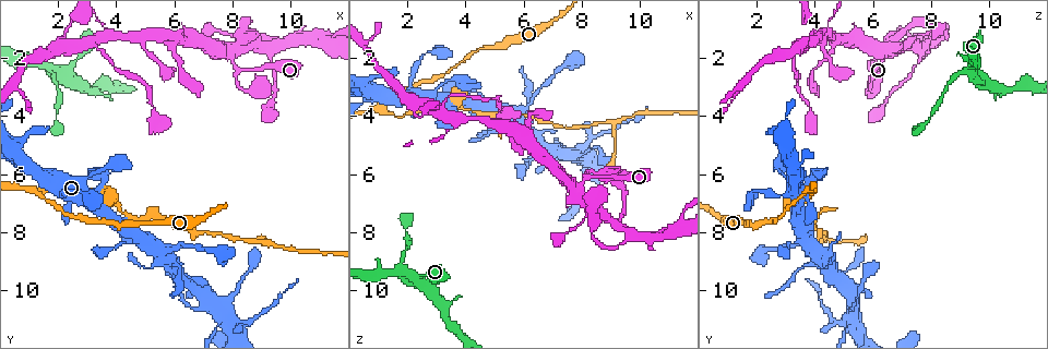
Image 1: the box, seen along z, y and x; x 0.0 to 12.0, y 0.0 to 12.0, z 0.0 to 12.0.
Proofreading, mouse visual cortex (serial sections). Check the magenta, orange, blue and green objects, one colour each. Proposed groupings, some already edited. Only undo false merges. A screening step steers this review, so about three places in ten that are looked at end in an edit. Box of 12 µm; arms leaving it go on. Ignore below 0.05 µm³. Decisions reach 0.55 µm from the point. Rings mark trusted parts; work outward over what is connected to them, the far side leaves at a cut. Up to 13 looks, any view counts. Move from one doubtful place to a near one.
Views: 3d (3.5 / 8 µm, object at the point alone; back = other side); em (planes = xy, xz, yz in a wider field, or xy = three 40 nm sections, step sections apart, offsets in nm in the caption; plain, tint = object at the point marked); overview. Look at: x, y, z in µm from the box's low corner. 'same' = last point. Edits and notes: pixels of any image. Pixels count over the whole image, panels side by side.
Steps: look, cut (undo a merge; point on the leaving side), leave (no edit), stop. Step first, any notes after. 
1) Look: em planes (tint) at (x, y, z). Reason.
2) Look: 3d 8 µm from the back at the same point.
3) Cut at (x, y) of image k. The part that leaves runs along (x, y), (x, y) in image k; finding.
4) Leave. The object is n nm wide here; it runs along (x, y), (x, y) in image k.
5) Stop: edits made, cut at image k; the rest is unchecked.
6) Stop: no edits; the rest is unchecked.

Look: 3d 8 µm at (8.2, 2.5, 6.1). Three-way junction.

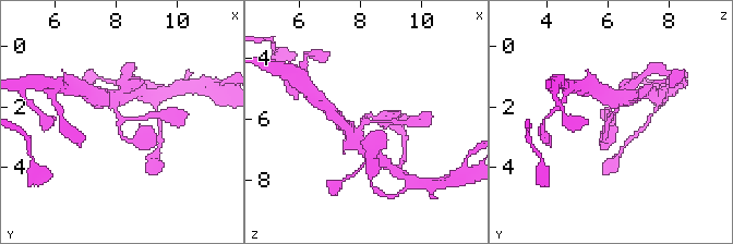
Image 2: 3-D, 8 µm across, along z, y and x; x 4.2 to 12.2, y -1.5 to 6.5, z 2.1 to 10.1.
Look: 3d 3.5 µm at (8.1, 2.4, 6.0).

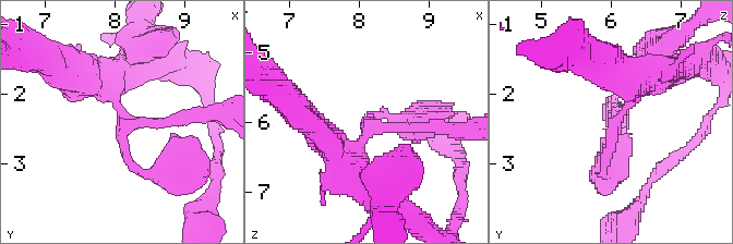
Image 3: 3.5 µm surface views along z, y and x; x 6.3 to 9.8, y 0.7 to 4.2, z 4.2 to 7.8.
Look: em xy step 1 (tint) at (8.15, 2.40, 6.05). Shape alone is not enough.

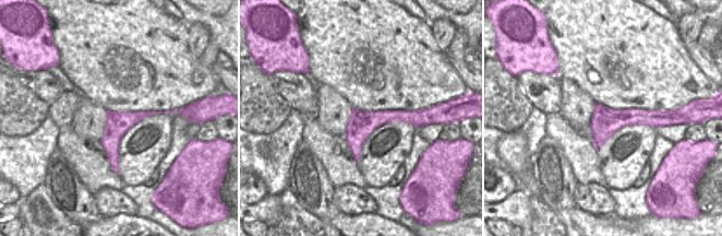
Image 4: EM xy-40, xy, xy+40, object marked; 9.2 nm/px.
Leave. 3 arms meet here; the arms are 150, 150, 250 nm wide; it runs along (418, 125), (381, 117), (348, 139) in image 4; one cell here.

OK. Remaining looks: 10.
Look: 3d 3.5 µm at (3.1, 1.4, 3.9). Side arm on a straight run.

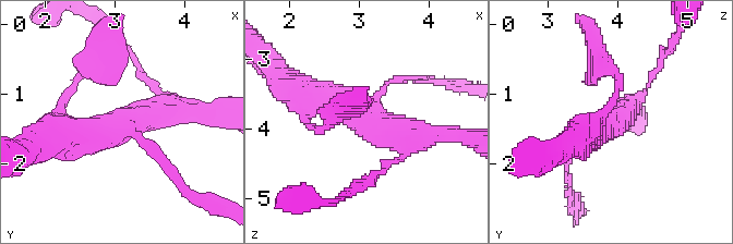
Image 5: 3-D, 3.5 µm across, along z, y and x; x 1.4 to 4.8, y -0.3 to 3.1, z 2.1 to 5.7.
Look: em xy step 5 (plain) at (3.10, 1.45, 3.90). 3 arms meet here; the arms are 150, 350, 400 nm wide; now the EM.

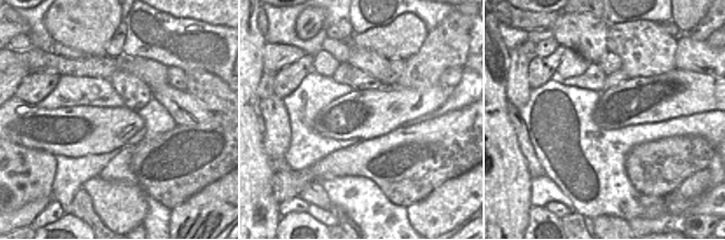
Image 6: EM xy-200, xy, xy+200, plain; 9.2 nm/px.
Look: em xy step 5 (tint) at the same point. Where the object lies.

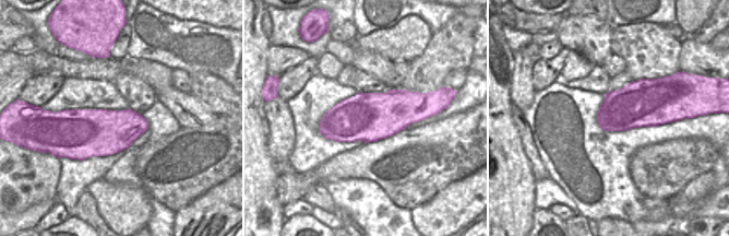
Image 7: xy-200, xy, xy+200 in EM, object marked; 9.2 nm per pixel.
Leave. All the same cell.

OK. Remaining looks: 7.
Look: 3d 3.5 µm at (1.2, 6.5, 3.7).

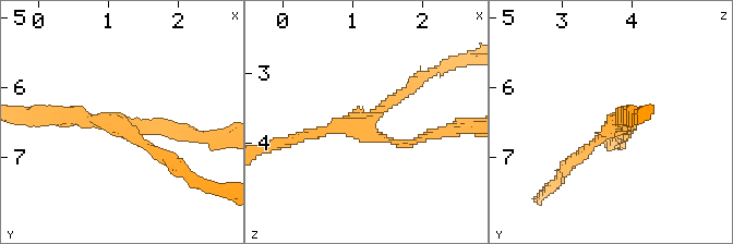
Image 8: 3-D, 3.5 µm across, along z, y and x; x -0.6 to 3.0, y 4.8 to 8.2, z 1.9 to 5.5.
Look: em xy step 1 (tint) at (1.25, 6.55, 3.80). 3 arms meet here; the arms are 150, 150, 150 nm wide.

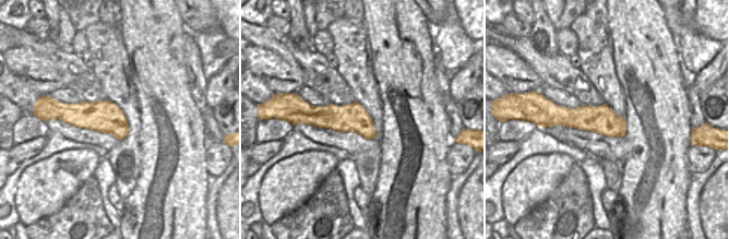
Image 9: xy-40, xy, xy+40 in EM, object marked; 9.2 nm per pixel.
Leave. All the same cell.

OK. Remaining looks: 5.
Look: 3d 3.5 µm from the back at (2.7, 6.5, 1.8). A narrow waist.

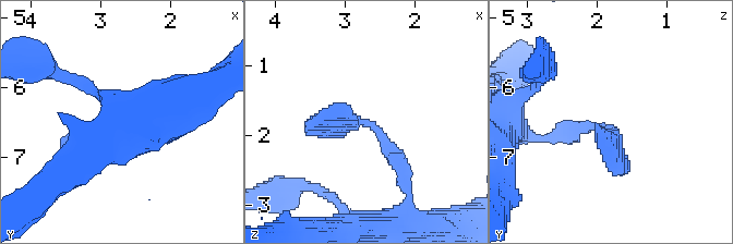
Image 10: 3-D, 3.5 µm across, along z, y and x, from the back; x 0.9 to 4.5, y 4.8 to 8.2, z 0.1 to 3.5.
Look: em xy step 3 (tint) at (2.65, 6.55, 1.90). Now the EM.

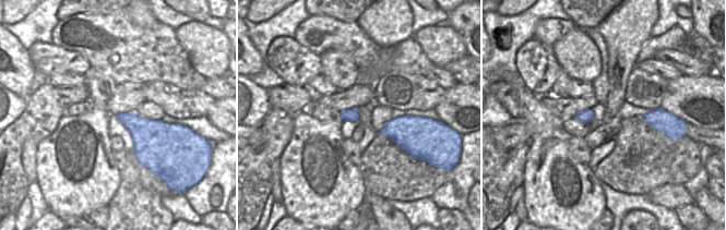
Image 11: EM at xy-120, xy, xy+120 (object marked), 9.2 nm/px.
Look: em planes (tint) at the same point.

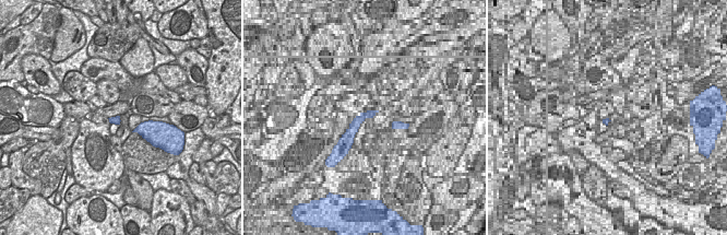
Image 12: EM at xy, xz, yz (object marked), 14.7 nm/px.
Leave. The object is 120 nm wide here; it runs along (406, 182), (372, 125), (309, 125) in image 10; all the same cell.

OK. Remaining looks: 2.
Look: 3d 8 µm from the back at (7.2, 10.3, 5.3). Small branch off a trunk.

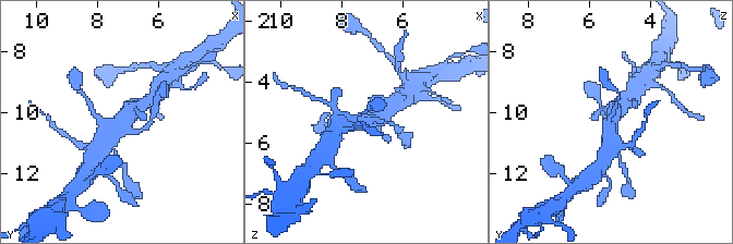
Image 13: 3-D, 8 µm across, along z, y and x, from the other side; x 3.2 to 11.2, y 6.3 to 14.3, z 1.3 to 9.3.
Look: em xy step 2 (tint) at (7.3, 10.2, 5.2). Shape alone is not enough.

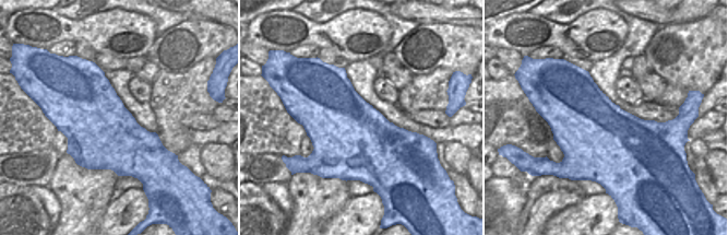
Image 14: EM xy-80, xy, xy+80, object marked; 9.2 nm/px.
Leave. All the same cell.

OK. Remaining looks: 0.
Stop: no edits; the rest is unchecked.

